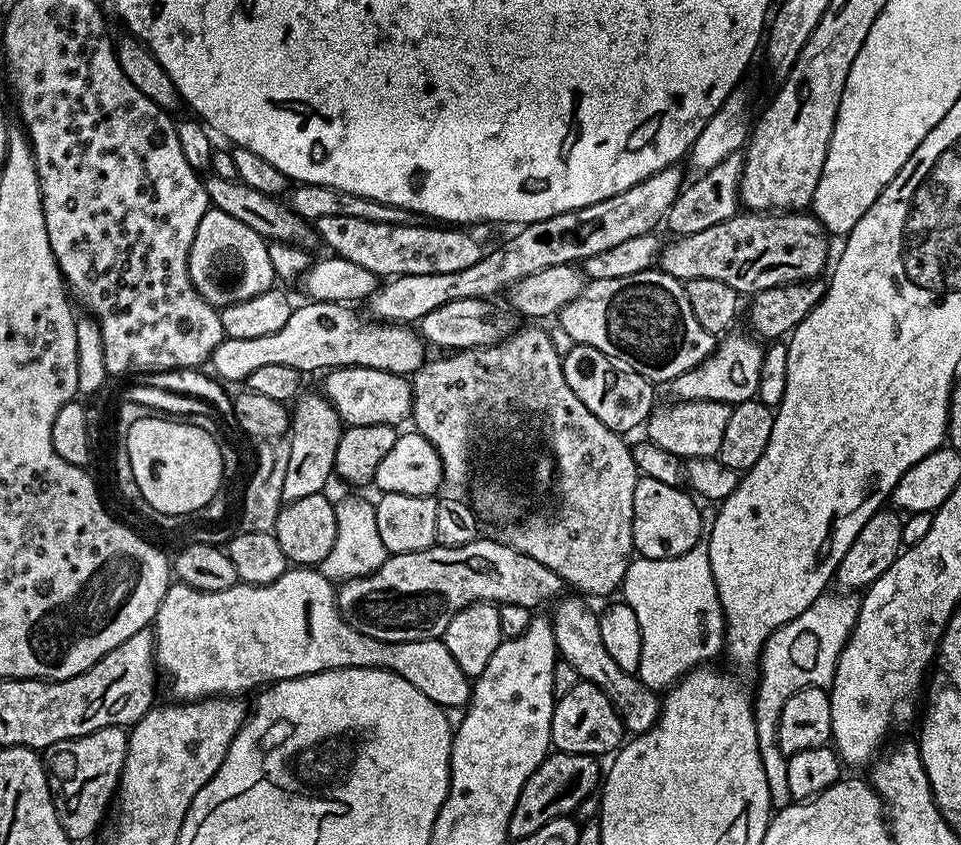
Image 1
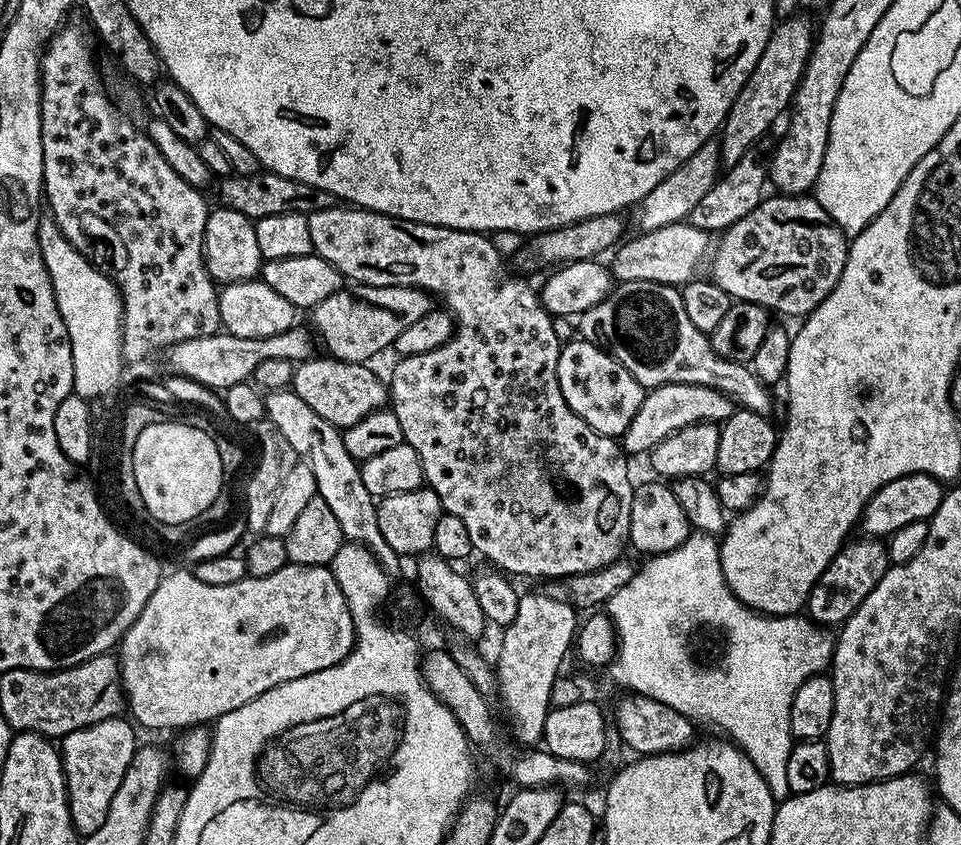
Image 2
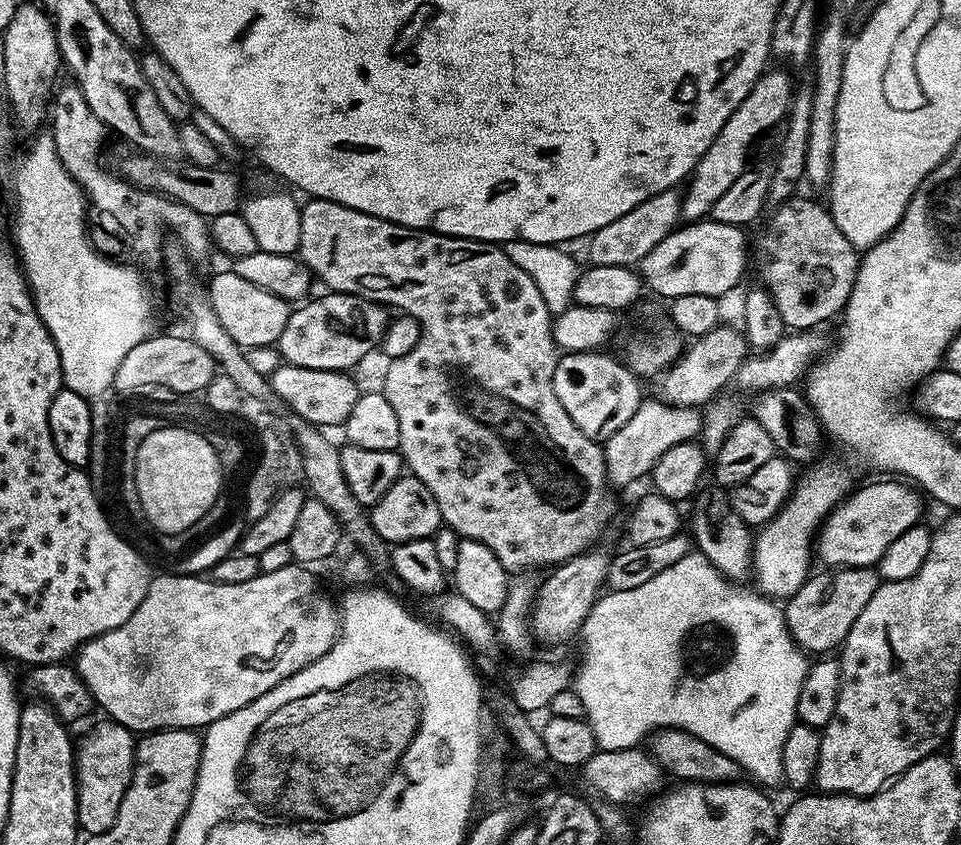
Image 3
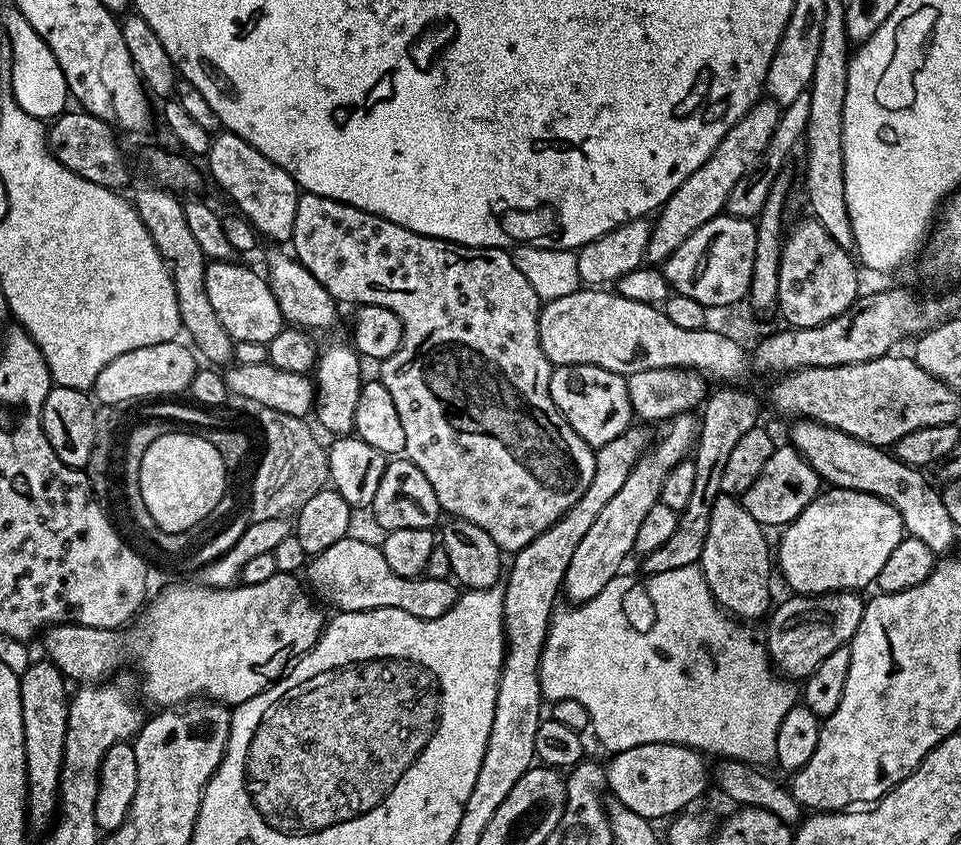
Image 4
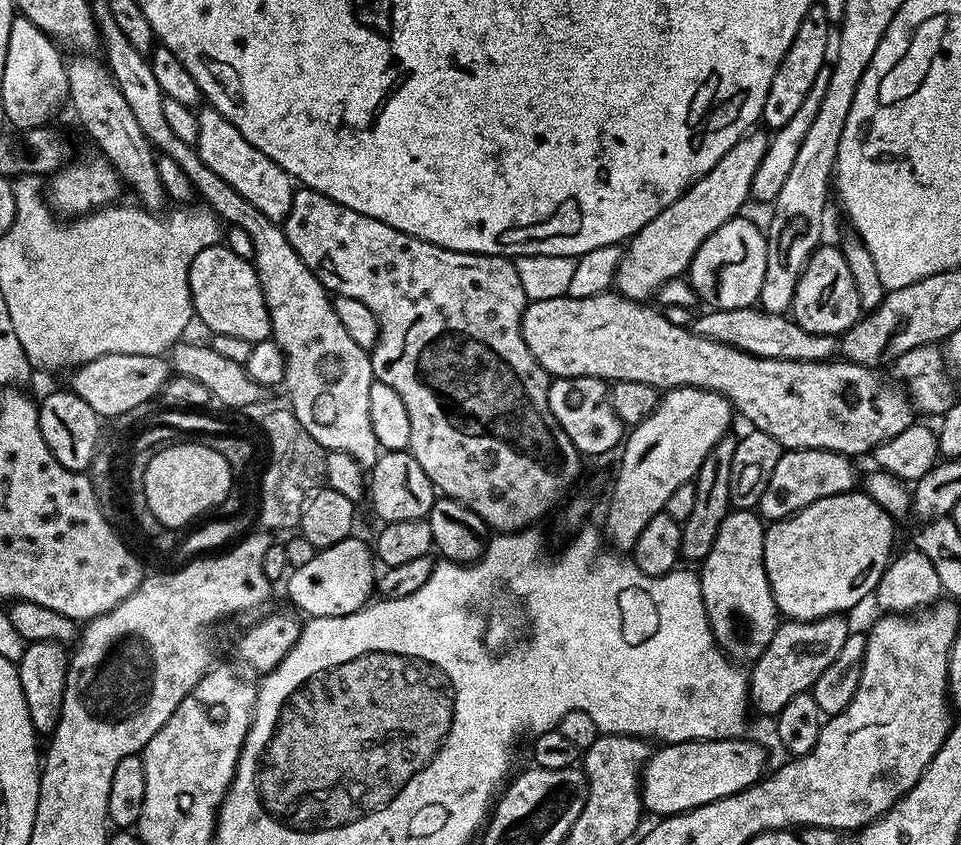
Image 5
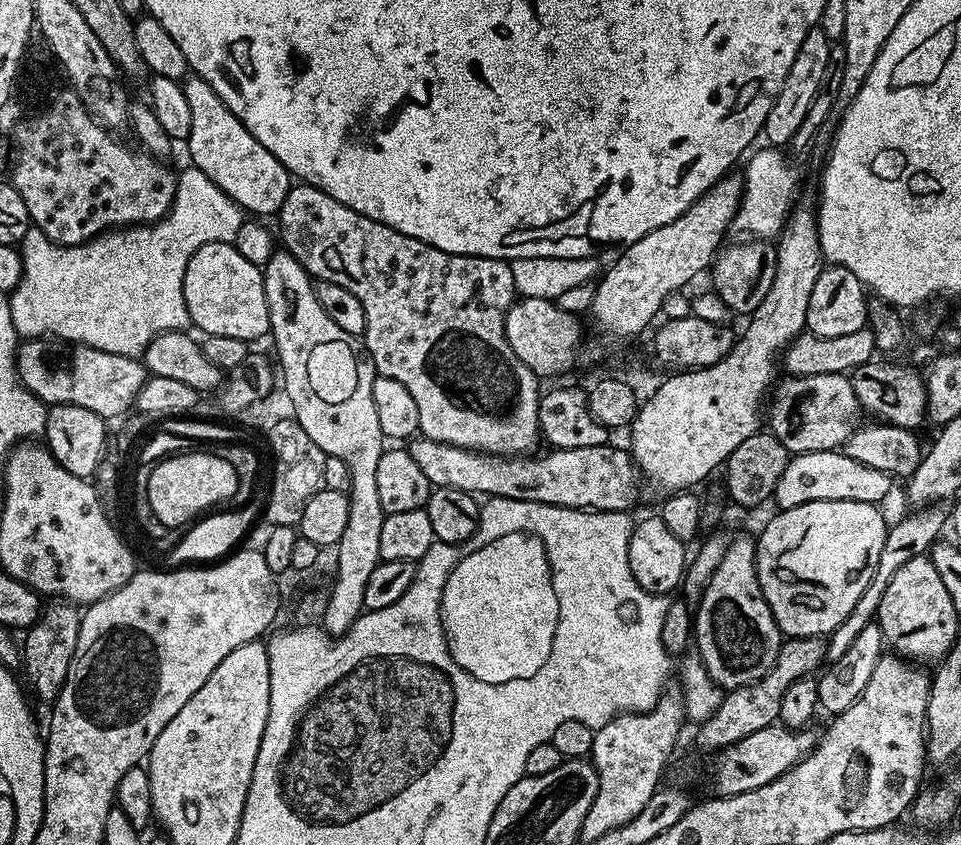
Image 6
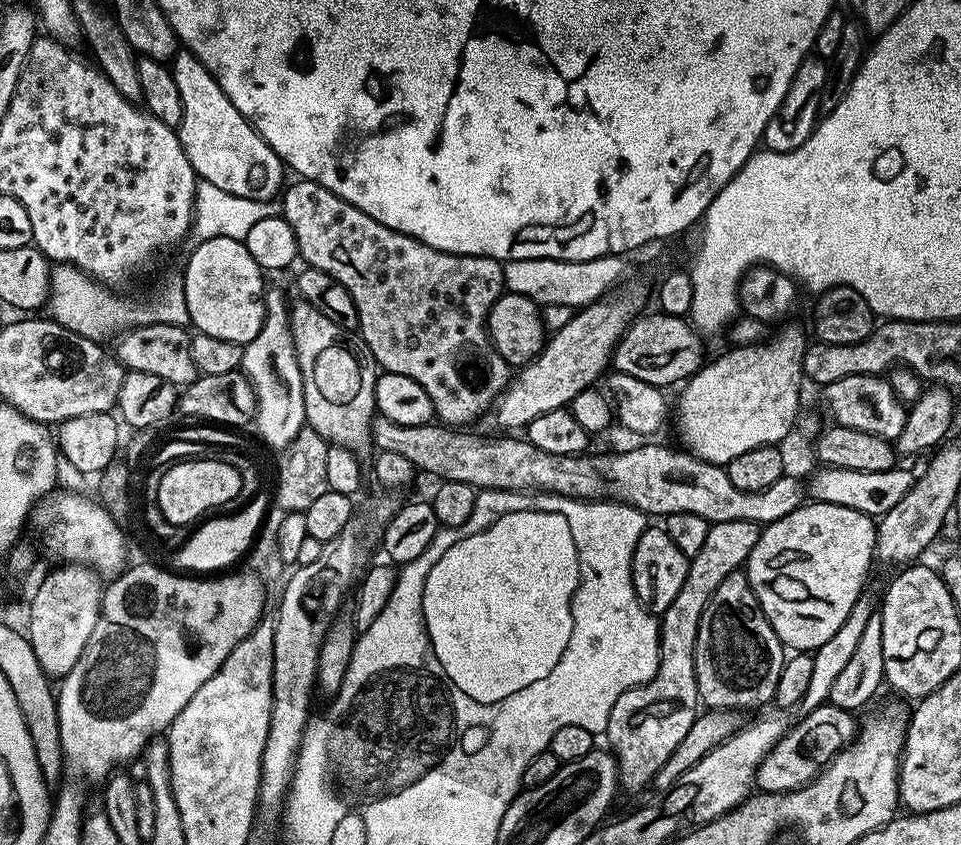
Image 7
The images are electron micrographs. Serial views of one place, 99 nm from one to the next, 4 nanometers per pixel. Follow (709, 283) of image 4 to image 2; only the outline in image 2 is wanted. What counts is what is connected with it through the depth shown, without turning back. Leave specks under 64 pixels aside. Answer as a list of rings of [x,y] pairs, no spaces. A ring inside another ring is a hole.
[[[681,222],[679,224],[671,224],[670,226],[662,226],[658,230],[650,230],[649,232],[640,232],[637,240],[621,243],[615,249],[616,257],[610,260],[610,271],[619,282],[658,282],[659,284],[675,284],[683,286],[689,280],[697,279],[700,263],[705,263],[706,257],[710,252],[710,236],[709,233],[698,230],[694,225]]]

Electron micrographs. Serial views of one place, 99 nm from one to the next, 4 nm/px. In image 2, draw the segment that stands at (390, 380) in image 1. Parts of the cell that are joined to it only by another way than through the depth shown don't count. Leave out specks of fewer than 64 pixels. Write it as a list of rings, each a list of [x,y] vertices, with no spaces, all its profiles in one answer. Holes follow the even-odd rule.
[[[309,358],[296,364],[290,387],[298,394],[298,398],[302,398],[302,402],[306,402],[306,406],[310,406],[310,410],[314,410],[314,414],[326,418],[326,422],[343,430],[354,426],[354,422],[362,422],[366,414],[376,412],[389,403],[389,385],[385,381],[383,384],[368,369],[367,363],[351,364],[345,360],[316,359]]]

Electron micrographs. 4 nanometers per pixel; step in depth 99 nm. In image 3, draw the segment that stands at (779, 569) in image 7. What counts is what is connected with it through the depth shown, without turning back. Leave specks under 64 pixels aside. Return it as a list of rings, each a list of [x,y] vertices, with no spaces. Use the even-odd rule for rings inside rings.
[[[900,478],[876,479],[880,480],[858,489],[857,492],[855,490],[849,491],[843,501],[837,504],[836,509],[824,521],[814,540],[815,555],[818,557],[819,563],[820,560],[824,563],[821,565],[832,570],[837,568],[870,568],[879,565],[882,554],[886,554],[886,546],[890,546],[890,542],[894,542],[894,538],[898,538],[905,530],[910,530],[910,526],[921,523],[923,516],[920,515],[924,512],[924,504],[920,501],[921,493],[915,487],[909,486]]]

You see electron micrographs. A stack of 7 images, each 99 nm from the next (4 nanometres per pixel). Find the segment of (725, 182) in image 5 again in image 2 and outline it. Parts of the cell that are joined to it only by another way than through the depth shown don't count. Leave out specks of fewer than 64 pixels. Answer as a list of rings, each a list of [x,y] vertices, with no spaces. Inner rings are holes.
[[[804,14],[781,19],[773,27],[766,42],[766,50],[762,50],[762,58],[758,58],[754,70],[750,70],[746,86],[742,86],[738,98],[734,98],[728,116],[718,133],[720,163],[725,169],[732,168],[734,162],[738,162],[742,154],[746,154],[746,150],[761,143],[765,139],[763,136],[771,130],[772,123],[789,111],[792,95],[795,94],[804,68],[808,65],[808,56],[812,52],[813,43],[814,24],[811,24]]]

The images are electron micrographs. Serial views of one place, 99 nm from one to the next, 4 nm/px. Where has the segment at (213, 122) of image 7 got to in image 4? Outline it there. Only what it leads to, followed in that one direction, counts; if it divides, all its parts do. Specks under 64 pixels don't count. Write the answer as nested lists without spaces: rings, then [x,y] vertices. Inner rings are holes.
[[[227,130],[212,136],[206,163],[216,179],[217,186],[236,203],[235,211],[243,216],[263,239],[265,236],[268,240],[291,241],[294,210],[298,210],[298,198],[302,192],[297,188],[294,178],[290,178],[290,174],[282,170],[282,166],[270,162],[270,158],[254,150],[254,146]]]

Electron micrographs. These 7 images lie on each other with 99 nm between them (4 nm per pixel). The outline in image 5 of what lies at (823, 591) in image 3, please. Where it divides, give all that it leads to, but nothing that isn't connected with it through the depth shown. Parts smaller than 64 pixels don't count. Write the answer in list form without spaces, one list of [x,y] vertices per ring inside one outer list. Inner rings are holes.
[[[843,615],[824,616],[821,620],[790,620],[777,623],[774,638],[770,638],[770,646],[751,665],[748,676],[748,695],[753,709],[756,708],[768,718],[775,717],[777,712],[798,694],[809,691],[818,678],[822,678],[822,670],[834,662],[838,650],[846,642],[850,631]]]

